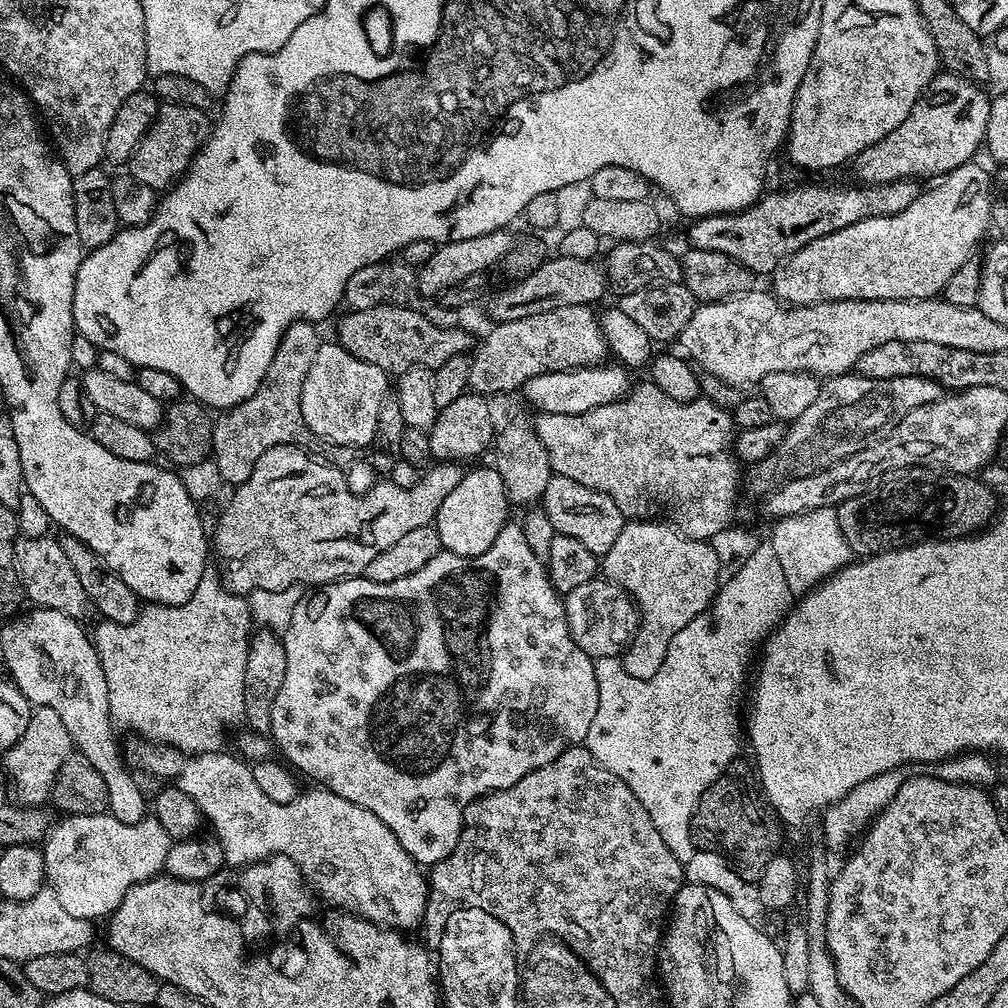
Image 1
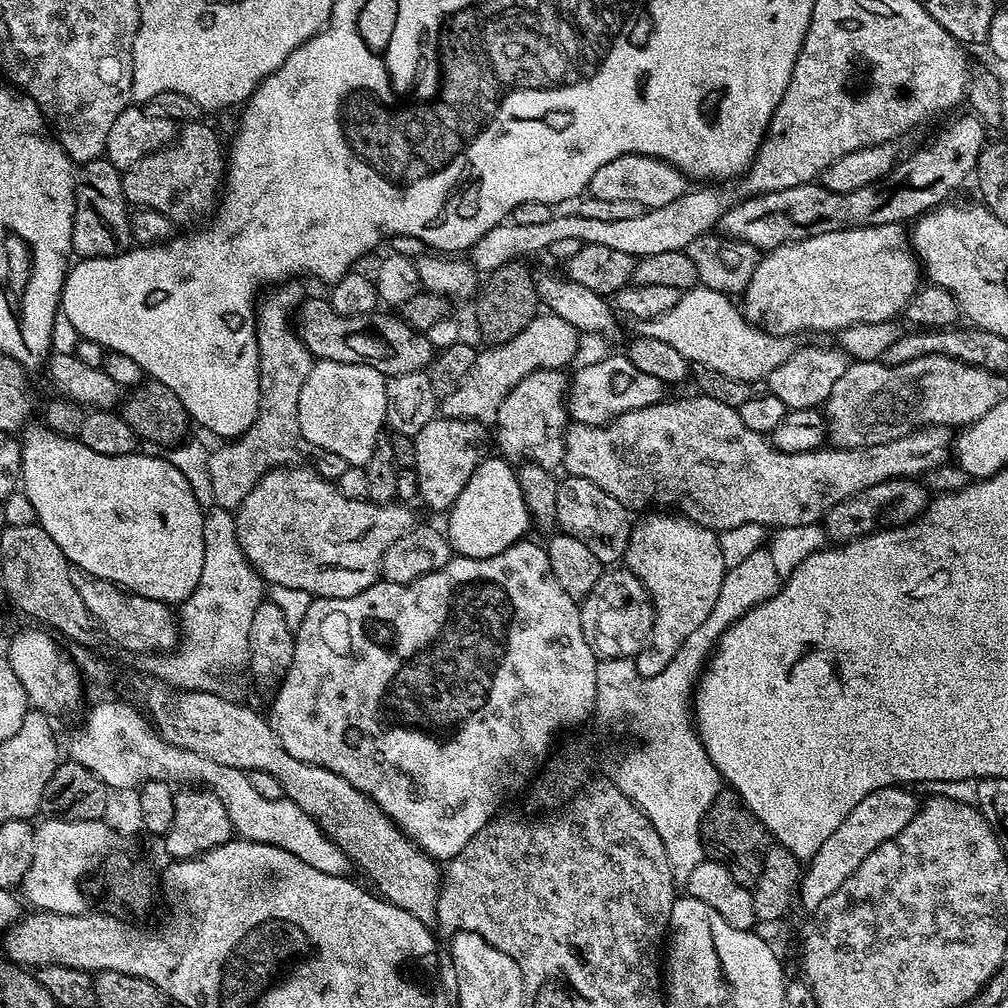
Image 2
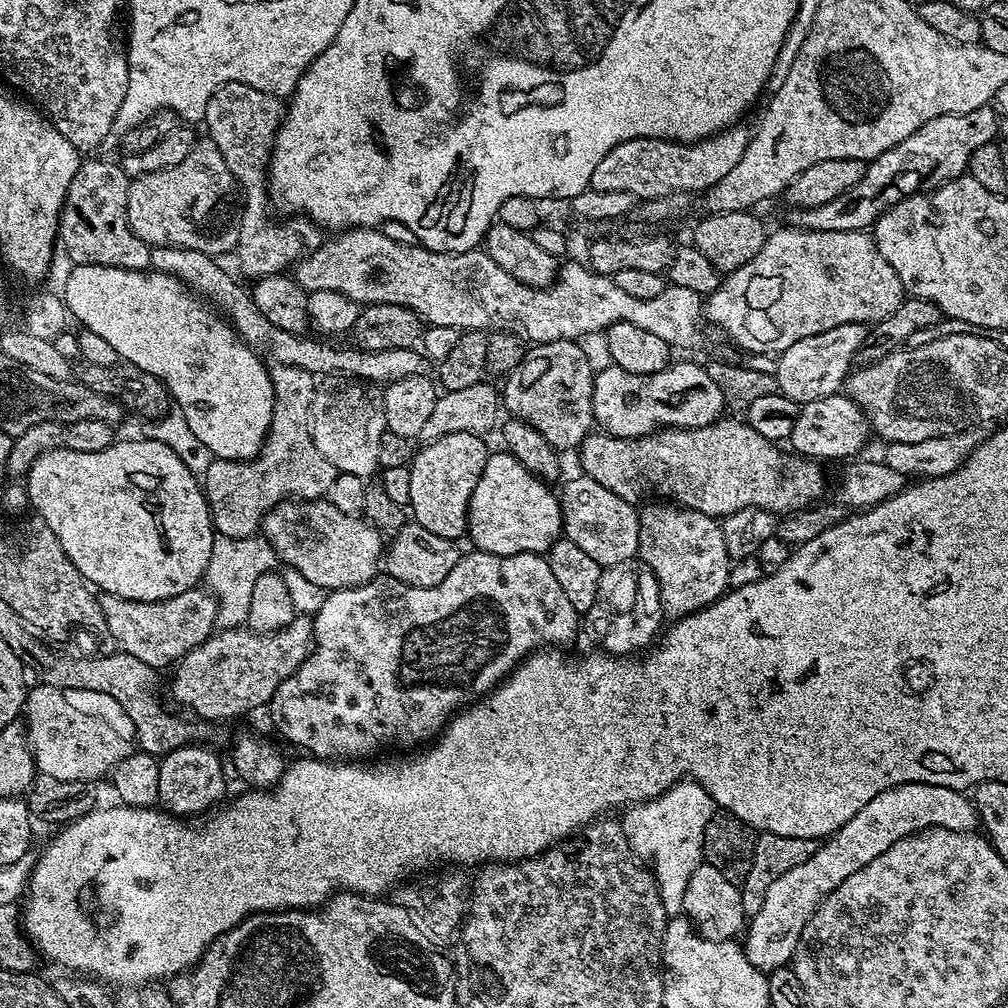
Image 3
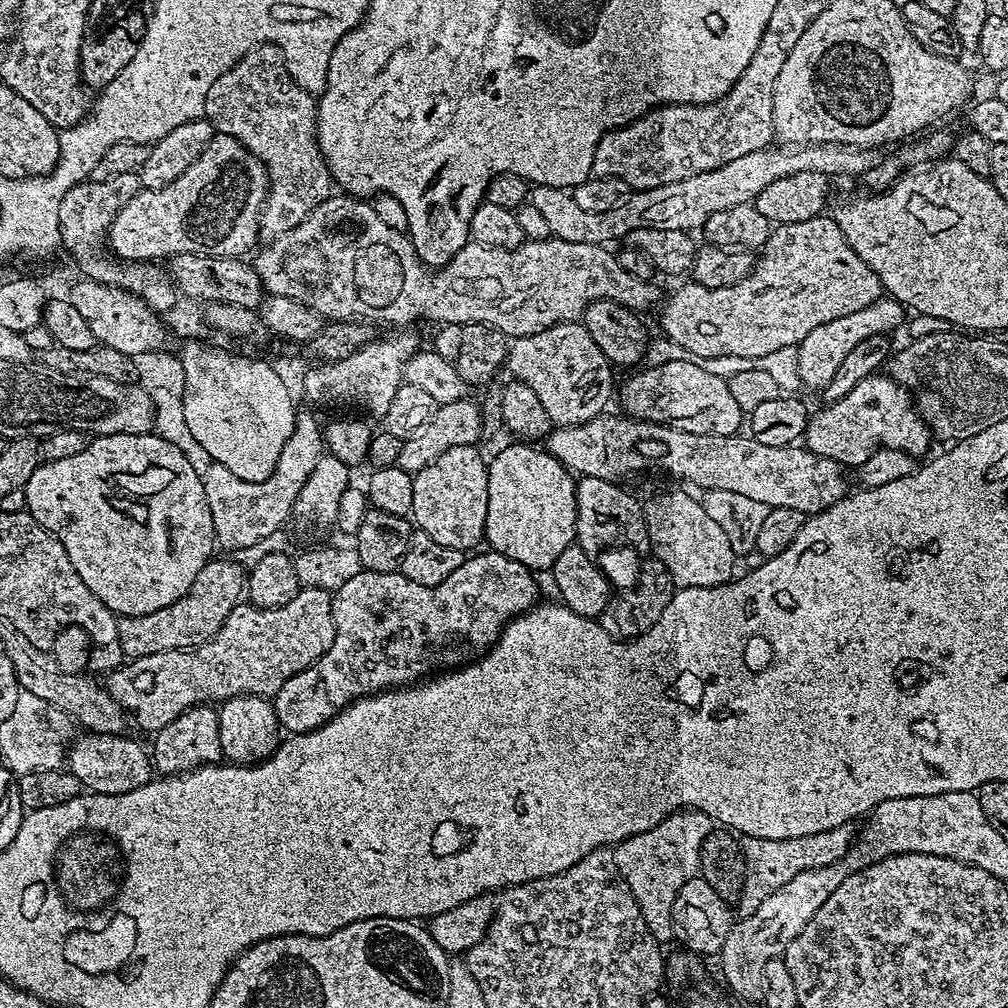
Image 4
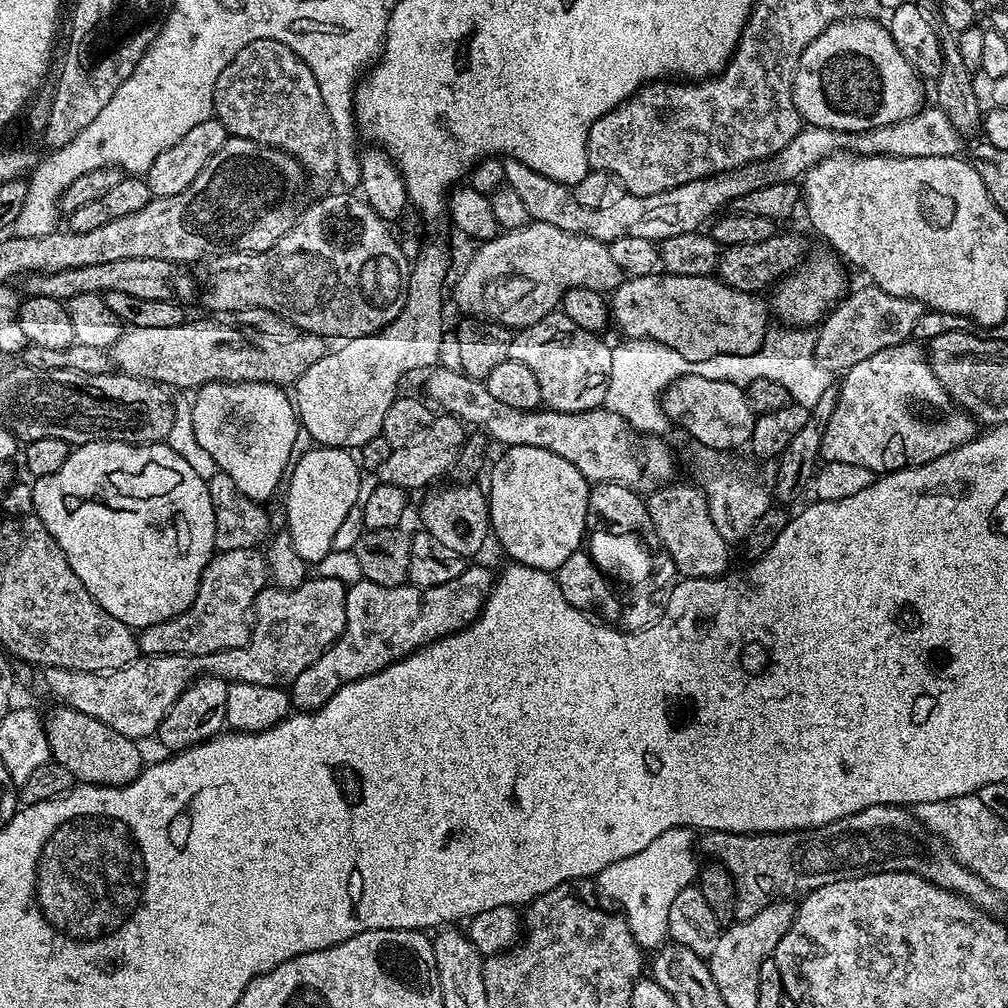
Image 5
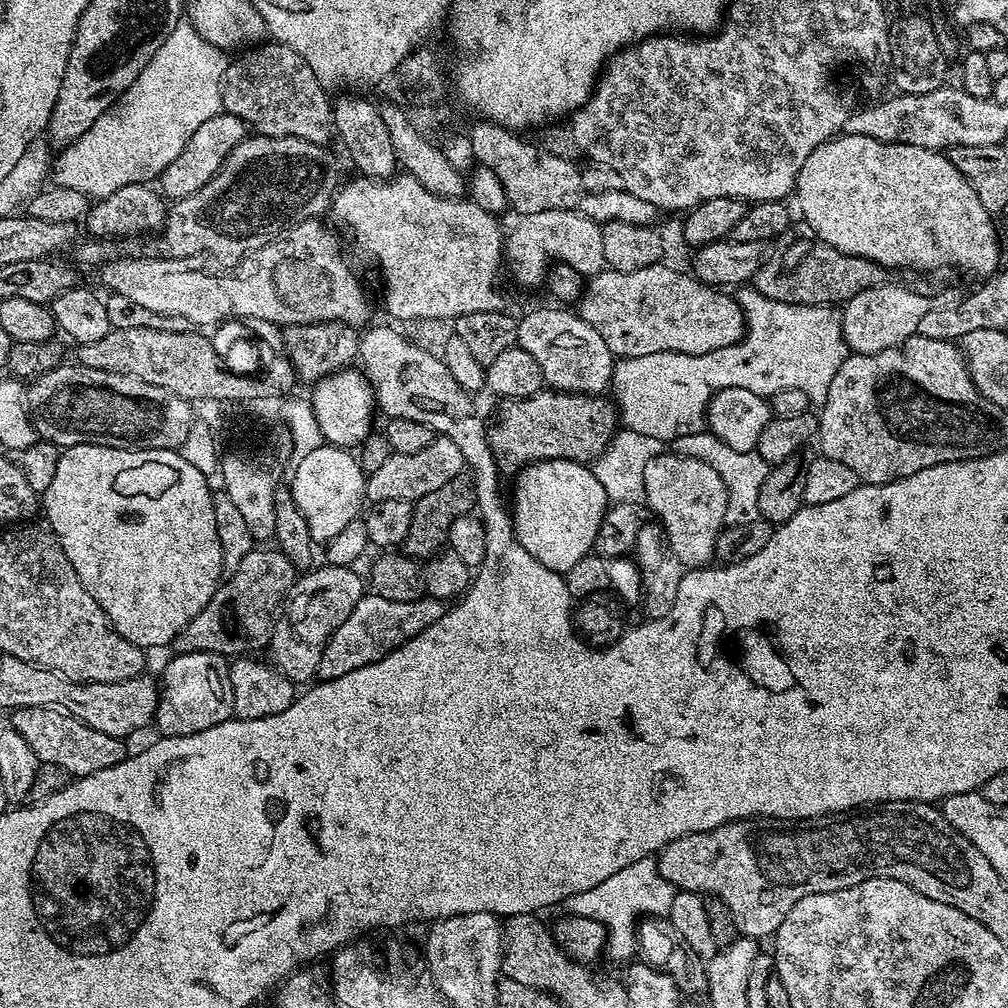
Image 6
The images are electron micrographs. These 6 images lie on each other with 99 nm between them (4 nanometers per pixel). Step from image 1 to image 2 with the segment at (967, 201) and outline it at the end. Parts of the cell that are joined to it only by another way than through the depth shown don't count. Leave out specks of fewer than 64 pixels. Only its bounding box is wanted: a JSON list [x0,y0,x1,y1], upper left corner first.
[742,224,922,337]

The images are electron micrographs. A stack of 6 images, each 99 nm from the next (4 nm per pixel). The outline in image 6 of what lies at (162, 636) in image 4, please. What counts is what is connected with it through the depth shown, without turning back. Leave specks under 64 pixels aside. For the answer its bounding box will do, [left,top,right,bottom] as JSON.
[176,546,298,658]

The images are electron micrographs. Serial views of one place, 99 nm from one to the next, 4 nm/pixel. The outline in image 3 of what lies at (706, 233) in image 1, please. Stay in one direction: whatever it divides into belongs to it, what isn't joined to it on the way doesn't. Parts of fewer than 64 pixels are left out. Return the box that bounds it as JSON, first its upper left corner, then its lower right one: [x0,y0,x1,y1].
[787,106,998,232]

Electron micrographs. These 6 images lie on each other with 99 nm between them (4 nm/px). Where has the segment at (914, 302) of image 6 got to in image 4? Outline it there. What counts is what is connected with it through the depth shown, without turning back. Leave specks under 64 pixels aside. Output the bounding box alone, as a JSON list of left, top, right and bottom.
[796,298,906,390]

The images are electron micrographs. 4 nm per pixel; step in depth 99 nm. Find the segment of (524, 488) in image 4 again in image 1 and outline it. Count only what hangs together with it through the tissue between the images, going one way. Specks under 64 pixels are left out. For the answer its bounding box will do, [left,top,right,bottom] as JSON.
[434,467,510,556]

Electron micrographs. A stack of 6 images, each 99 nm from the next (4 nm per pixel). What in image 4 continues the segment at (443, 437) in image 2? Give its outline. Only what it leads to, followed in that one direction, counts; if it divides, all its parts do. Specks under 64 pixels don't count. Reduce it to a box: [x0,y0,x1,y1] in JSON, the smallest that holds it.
[411,445,489,552]

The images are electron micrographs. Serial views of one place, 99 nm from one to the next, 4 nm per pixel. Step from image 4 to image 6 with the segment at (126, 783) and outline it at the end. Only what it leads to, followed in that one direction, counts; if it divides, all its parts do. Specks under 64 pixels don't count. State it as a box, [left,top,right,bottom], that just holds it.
[11,706,125,777]

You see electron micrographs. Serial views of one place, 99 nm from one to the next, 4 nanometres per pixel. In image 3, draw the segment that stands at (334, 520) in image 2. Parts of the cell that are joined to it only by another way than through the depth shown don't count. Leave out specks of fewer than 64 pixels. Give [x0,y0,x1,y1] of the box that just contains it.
[262,498,386,590]

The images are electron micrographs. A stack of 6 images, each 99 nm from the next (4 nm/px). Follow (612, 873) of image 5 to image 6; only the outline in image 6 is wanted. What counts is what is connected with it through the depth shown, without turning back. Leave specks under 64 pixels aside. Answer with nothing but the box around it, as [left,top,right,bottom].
[566,856,677,962]

